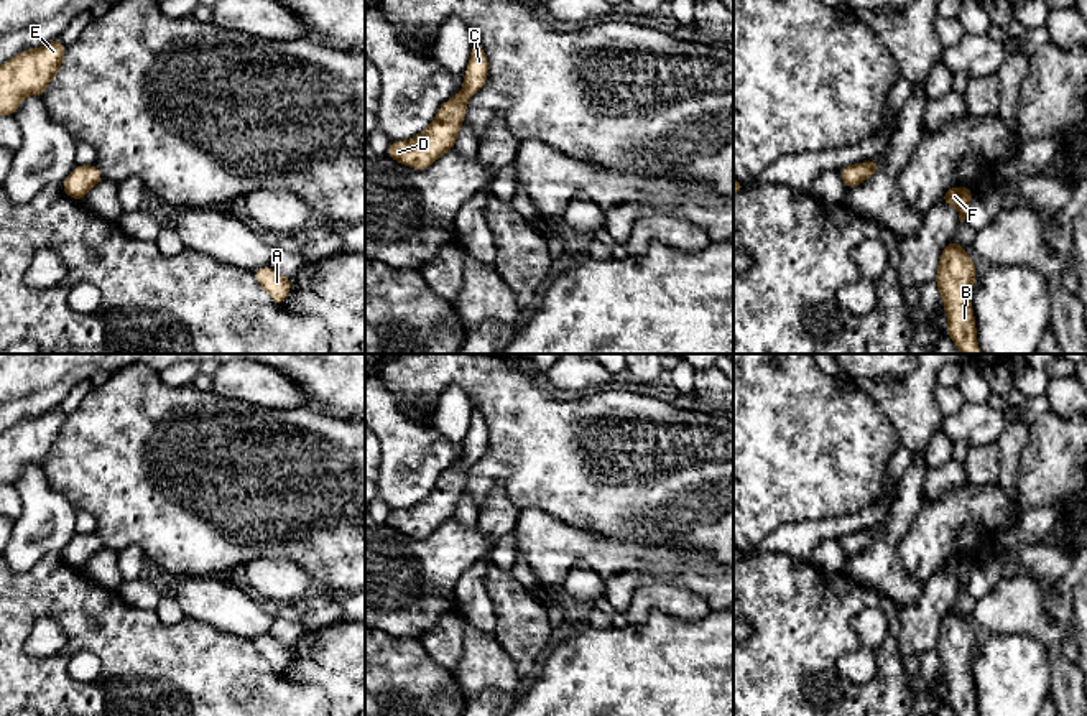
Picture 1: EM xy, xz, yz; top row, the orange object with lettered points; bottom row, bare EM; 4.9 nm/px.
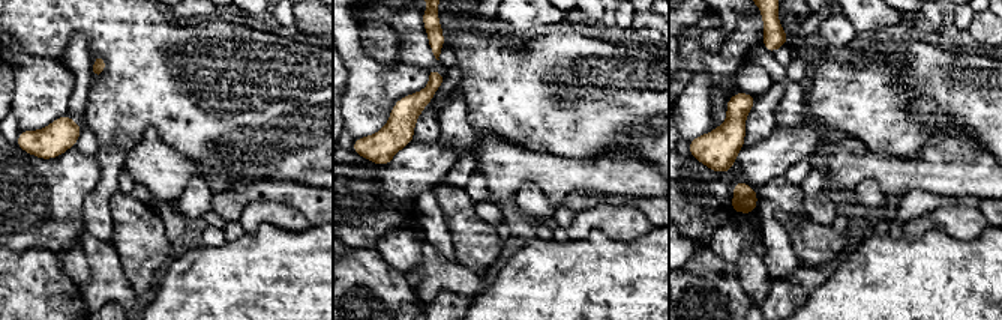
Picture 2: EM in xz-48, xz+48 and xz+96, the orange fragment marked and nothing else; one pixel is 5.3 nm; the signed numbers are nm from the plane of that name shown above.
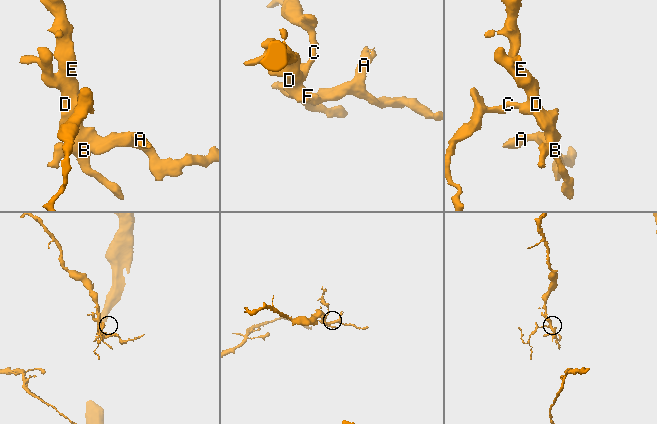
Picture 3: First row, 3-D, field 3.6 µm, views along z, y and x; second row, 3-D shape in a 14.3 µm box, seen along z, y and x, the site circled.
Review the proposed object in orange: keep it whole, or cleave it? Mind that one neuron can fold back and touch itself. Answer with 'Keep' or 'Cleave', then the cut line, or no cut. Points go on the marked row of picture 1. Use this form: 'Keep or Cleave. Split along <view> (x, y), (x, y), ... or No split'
Keep. No split

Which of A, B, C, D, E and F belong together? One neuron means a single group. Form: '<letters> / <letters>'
A B C D E F

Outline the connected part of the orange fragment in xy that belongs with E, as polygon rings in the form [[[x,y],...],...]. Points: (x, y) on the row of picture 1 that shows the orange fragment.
[[[58,38],[25,49],[0,66],[0,115],[16,115],[26,95],[43,99],[48,84],[61,72],[66,44]]]

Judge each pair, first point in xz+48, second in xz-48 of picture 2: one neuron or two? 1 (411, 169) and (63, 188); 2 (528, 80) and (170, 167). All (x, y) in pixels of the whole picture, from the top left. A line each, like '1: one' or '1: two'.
1: one
2: two

